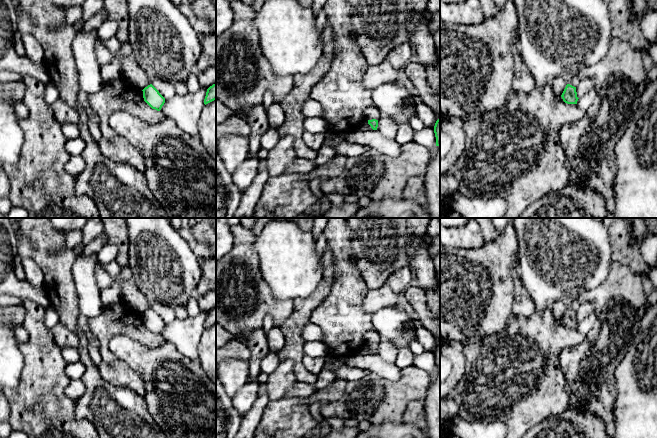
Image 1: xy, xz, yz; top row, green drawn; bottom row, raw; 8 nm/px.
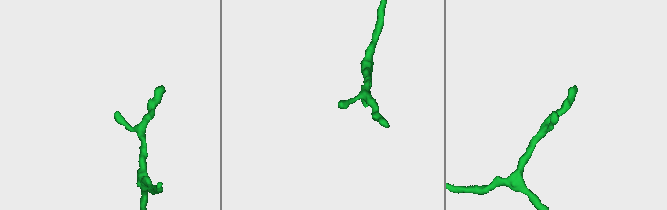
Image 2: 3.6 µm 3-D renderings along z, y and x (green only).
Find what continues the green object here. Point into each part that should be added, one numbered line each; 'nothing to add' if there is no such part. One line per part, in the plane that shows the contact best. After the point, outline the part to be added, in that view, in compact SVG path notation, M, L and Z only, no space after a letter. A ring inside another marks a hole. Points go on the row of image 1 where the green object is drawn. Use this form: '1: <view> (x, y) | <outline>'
nothing to add

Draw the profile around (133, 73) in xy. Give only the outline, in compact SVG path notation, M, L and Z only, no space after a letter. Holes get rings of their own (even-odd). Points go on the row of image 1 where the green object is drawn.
M132 55L121 58L124 78L135 88L143 90L151 84L152 79L138 65Z

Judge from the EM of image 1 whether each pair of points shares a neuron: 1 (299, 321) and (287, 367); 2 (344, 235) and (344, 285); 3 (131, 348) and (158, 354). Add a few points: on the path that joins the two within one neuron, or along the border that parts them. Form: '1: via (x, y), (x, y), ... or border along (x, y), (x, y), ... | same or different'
1: border along (281, 360), (292, 362), (292, 372), (297, 381) | different
2: via (342, 247), (344, 273) | same
3: via (138, 354), (151, 354) | same

